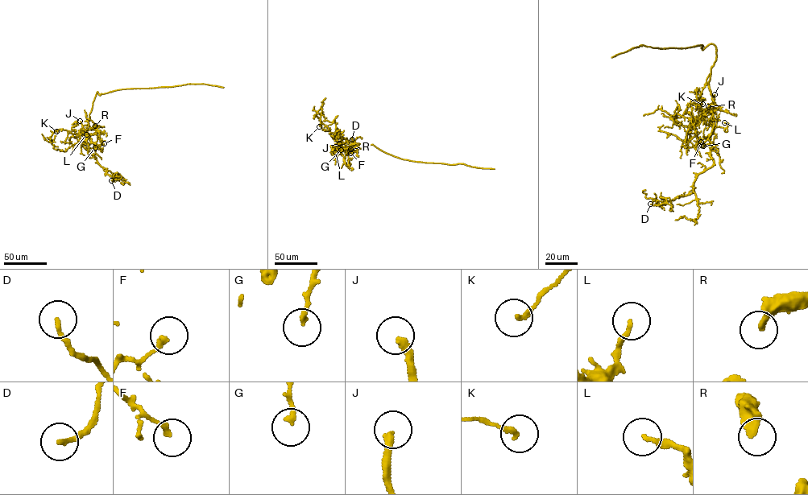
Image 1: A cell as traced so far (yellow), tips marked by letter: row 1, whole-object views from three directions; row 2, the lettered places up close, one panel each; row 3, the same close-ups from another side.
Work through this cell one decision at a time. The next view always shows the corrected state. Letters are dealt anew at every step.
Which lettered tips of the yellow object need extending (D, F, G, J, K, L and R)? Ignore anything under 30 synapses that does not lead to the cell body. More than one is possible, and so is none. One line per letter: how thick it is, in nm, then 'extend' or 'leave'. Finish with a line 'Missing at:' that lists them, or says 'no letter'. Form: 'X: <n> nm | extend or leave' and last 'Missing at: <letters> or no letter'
D: 140 nm | leave
F: 200 nm | leave
G: 180 nm | leave
J: 280 nm | extend
K: 180 nm | leave
L: 170 nm | leave
R: 360 nm | leave
Missing at: J

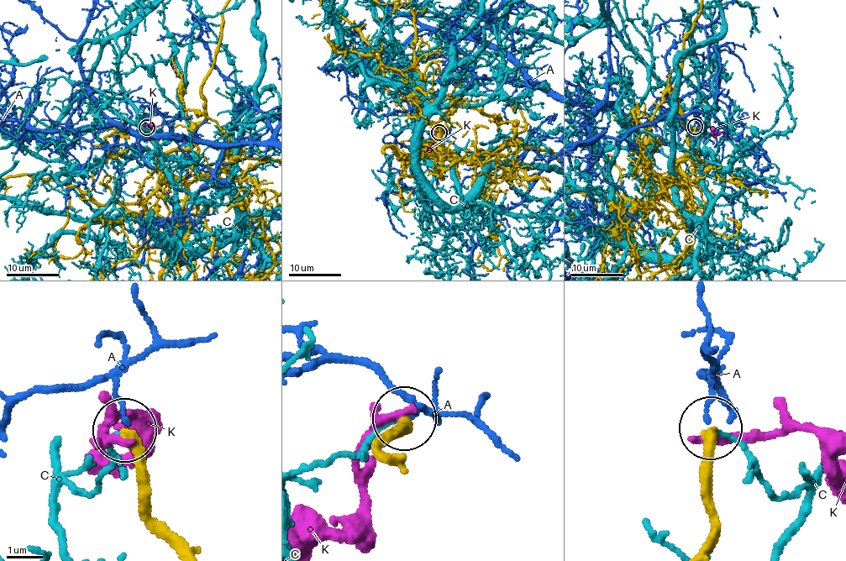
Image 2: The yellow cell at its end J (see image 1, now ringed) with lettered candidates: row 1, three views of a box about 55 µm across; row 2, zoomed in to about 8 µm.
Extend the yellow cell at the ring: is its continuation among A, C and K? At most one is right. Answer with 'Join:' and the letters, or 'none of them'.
Join: none of them

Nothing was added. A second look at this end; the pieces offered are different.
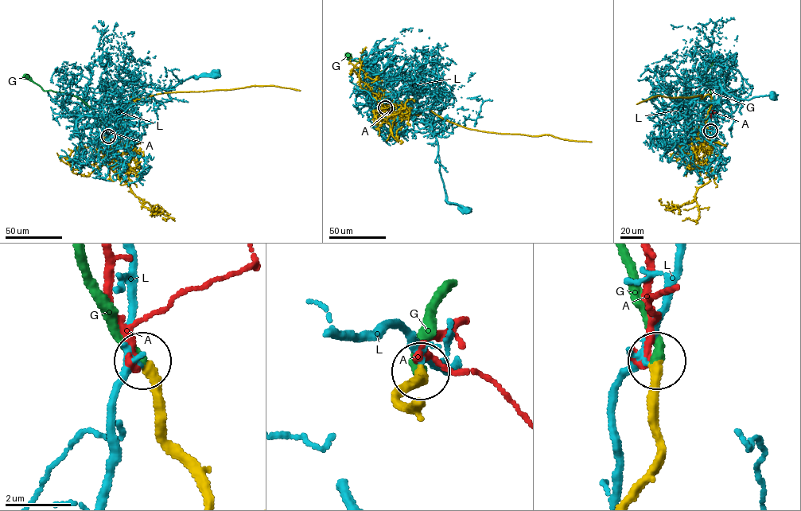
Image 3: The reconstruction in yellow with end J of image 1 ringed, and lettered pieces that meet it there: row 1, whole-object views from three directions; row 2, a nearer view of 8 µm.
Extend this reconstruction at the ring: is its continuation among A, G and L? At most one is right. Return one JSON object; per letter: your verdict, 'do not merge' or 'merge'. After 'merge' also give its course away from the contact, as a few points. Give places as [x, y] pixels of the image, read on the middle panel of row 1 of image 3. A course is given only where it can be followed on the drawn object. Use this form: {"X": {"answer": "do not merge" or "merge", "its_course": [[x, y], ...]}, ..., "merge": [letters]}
{"A": {"answer": "do not merge"}, "G": {"answer": "merge", "its_course": [[385, 107], [386, 96], [367, 63], [352, 60], [349, 56]]}, "L": {"answer": "do not merge"}, "merge": ["G"]}

